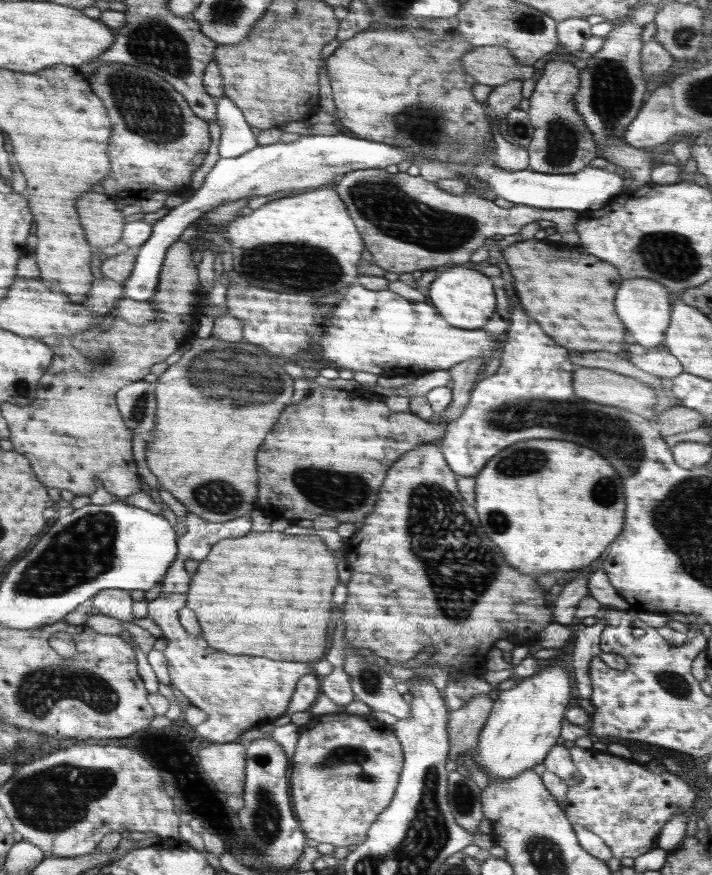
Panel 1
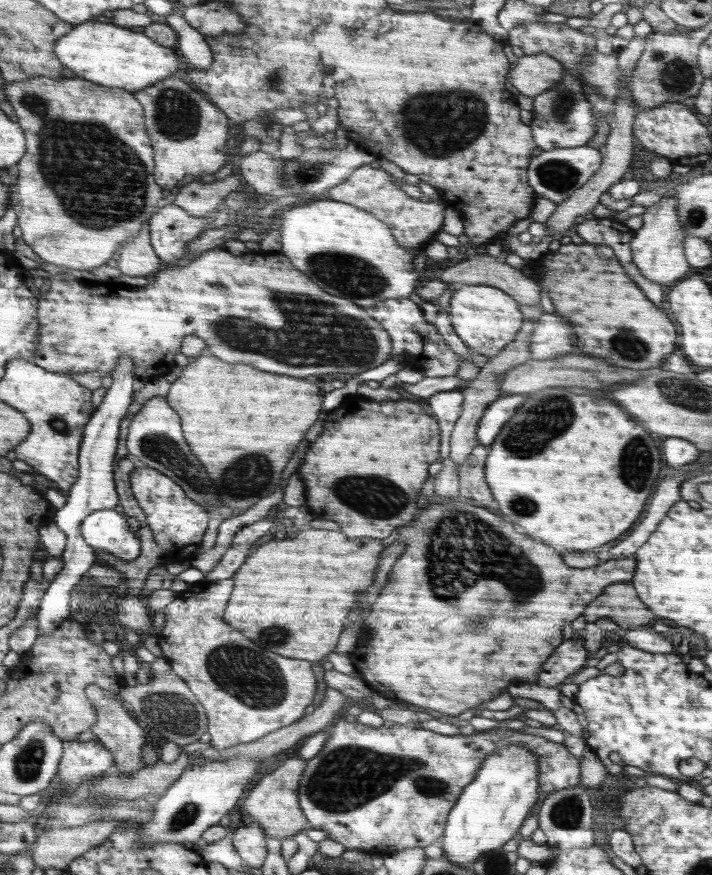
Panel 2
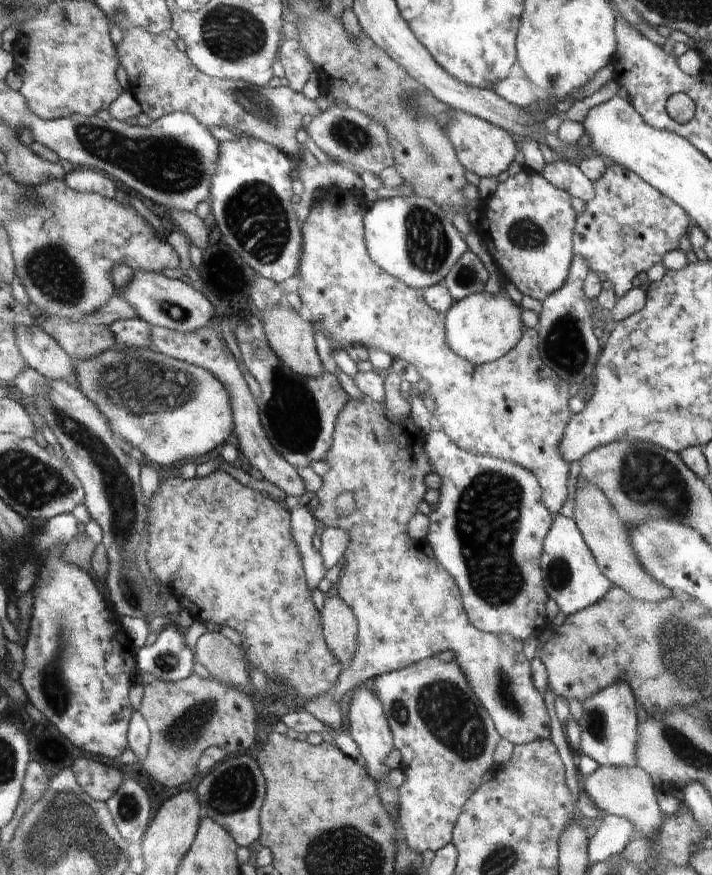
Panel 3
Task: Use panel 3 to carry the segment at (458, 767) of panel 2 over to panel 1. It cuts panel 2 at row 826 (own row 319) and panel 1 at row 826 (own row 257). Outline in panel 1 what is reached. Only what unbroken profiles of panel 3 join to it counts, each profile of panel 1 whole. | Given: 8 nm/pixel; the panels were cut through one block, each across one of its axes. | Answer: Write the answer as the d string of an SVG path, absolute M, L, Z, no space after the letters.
M346 711L314 717L300 729L296 752L292 760L289 788L293 813L306 835L319 843L333 844L345 850L350 844L357 846L366 840L370 825L389 807L400 773L404 766L404 753L394 735L392 725L382 724L371 715L354 716Z

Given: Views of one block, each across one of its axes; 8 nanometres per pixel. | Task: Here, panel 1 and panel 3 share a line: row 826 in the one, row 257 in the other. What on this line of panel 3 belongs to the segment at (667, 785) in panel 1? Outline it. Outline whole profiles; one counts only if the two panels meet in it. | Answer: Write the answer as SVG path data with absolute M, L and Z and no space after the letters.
M606 165L604 174L593 182L595 197L586 203L586 211L576 217L573 234L573 252L579 254L595 273L602 272L613 282L615 295L619 299L633 286L632 278L640 272L649 272L654 266L662 264L663 256L670 250L680 249L680 238L688 234L690 226L686 211L665 194L650 186L635 172L620 165Z

